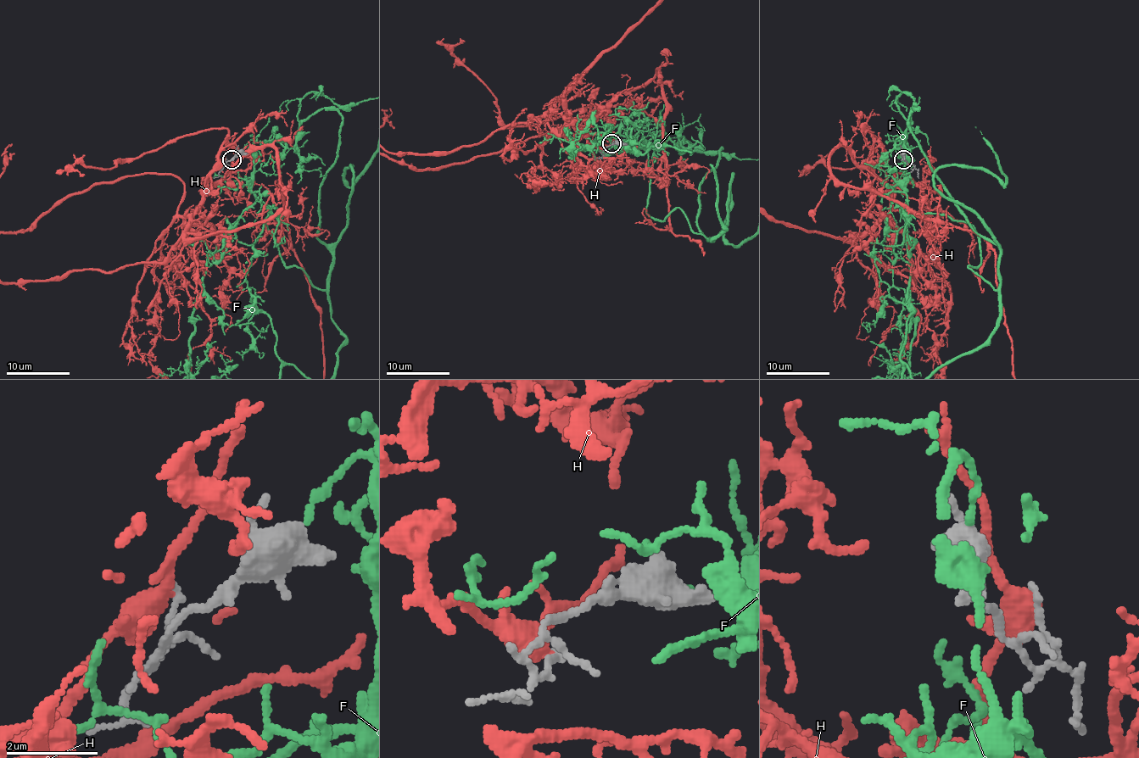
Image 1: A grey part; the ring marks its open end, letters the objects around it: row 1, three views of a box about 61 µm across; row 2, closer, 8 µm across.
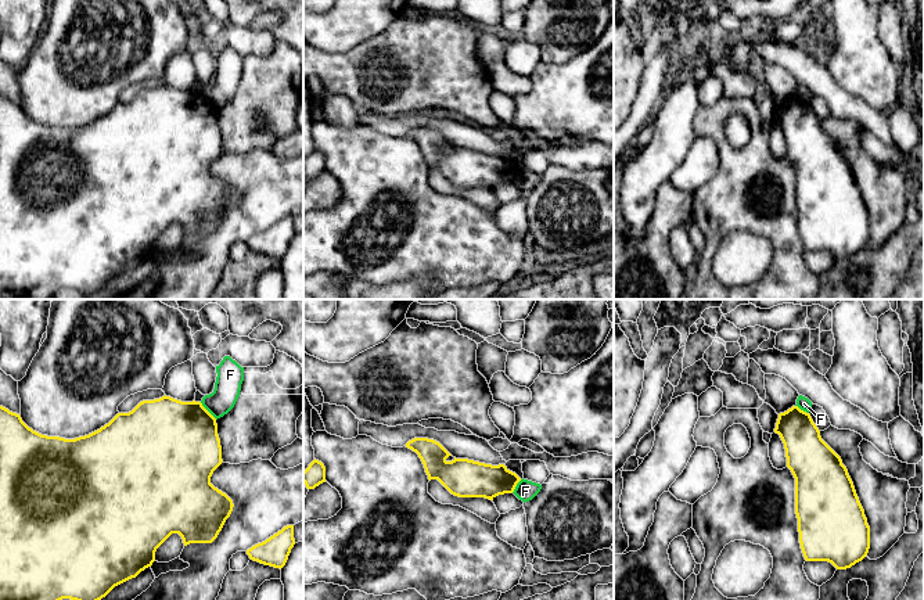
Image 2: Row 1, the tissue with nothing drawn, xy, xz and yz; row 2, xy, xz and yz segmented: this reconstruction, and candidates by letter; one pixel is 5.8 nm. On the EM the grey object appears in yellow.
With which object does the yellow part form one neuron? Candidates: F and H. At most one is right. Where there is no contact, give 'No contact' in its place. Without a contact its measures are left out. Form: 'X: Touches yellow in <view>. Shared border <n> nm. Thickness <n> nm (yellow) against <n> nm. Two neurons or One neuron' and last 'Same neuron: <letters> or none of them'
F: Touches yellow in xy. Shared border 140 nm. Thickness 480 nm (yellow) against 160 nm. Two neurons
H: No contact. Two neurons
Same neuron: none of them

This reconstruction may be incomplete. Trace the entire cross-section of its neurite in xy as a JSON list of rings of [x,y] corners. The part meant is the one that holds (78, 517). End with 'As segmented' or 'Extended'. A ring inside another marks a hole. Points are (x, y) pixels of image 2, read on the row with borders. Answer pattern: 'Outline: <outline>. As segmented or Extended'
Outline: [[[166,395],[143,400],[132,412],[118,413],[100,430],[75,439],[42,435],[29,428],[19,414],[0,406],[0,600],[101,600],[115,586],[151,567],[157,549],[172,533],[179,533],[184,546],[212,543],[234,507],[233,500],[211,484],[222,461],[216,418],[201,402],[181,402]]]. As segmented

